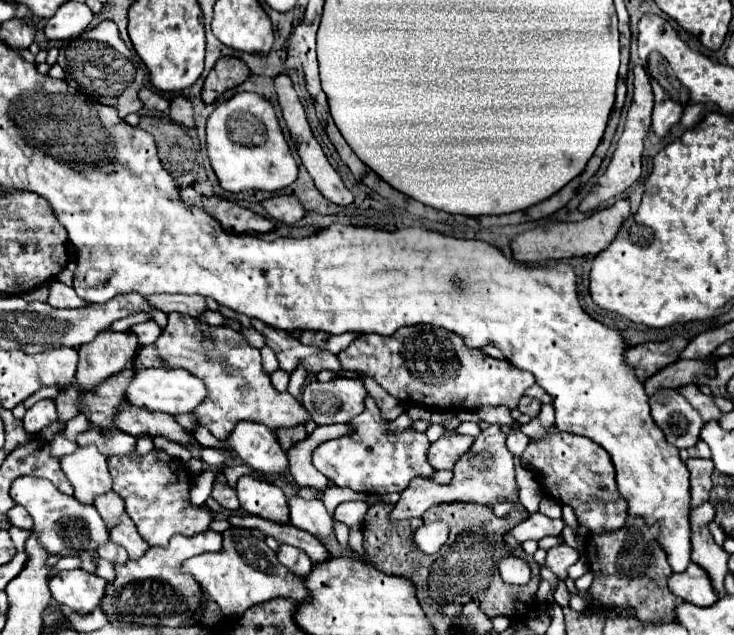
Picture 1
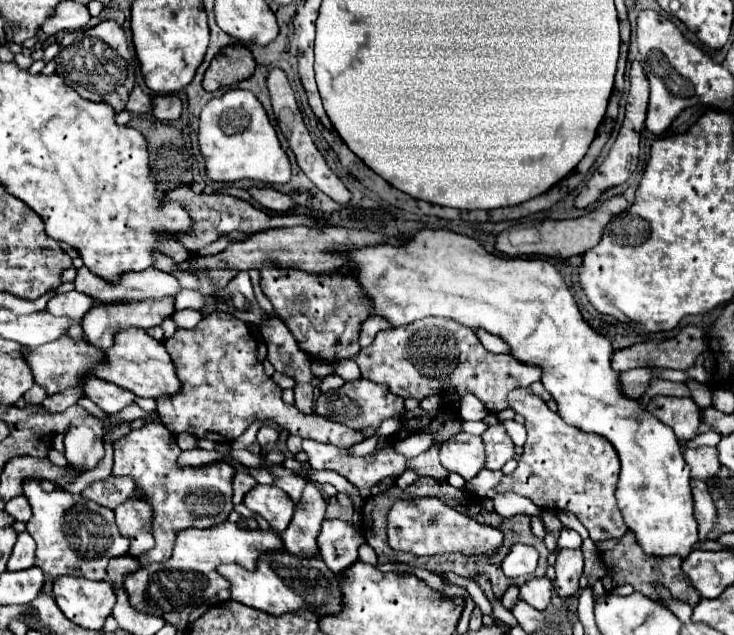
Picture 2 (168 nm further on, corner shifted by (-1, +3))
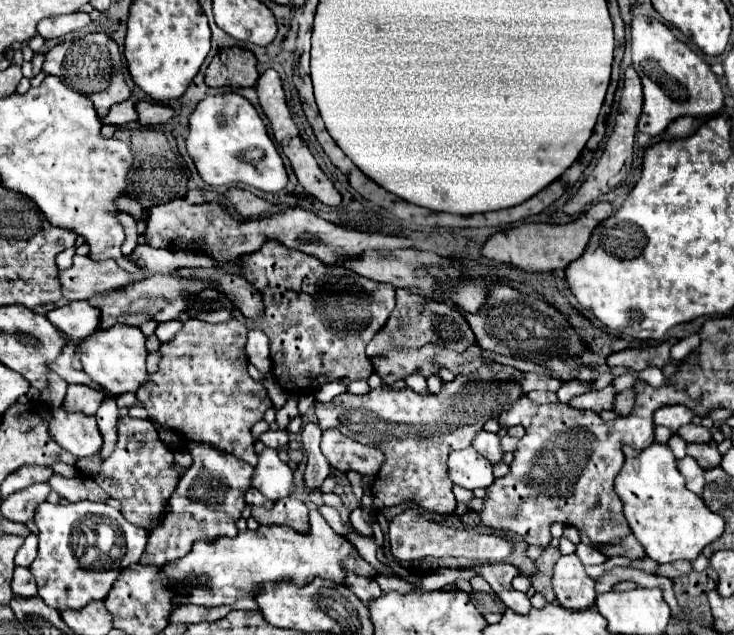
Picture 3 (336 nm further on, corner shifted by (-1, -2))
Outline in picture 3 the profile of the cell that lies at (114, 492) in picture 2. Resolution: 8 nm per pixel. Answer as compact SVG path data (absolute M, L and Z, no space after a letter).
M52 475L50 477L50 487L60 493L62 497L66 497L68 501L94 501L94 503L106 503L110 499L110 495L90 477L74 477L74 479L66 479L62 475Z

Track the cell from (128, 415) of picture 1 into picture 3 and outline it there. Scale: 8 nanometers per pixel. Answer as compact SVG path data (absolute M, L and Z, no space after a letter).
M70 339L70 347L66 347L66 351L62 351L62 355L50 365L50 369L52 371L56 371L66 383L78 383L78 385L88 385L88 387L92 387L92 389L96 389L96 391L102 391L104 393L104 399L110 399L112 395L104 389L104 387L100 387L98 383L94 383L84 371L78 371L78 369L74 369L72 367L72 363L70 363L70 359L72 359L72 355L74 355L74 341Z

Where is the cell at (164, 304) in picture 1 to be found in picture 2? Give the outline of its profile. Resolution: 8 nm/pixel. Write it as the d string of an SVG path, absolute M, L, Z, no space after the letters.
M86 266L76 270L74 278L76 290L88 294L96 302L122 302L122 300L148 300L148 298L164 298L176 296L180 292L178 280L168 272L160 272L156 268L122 274L118 282L102 282L96 274L90 274Z

